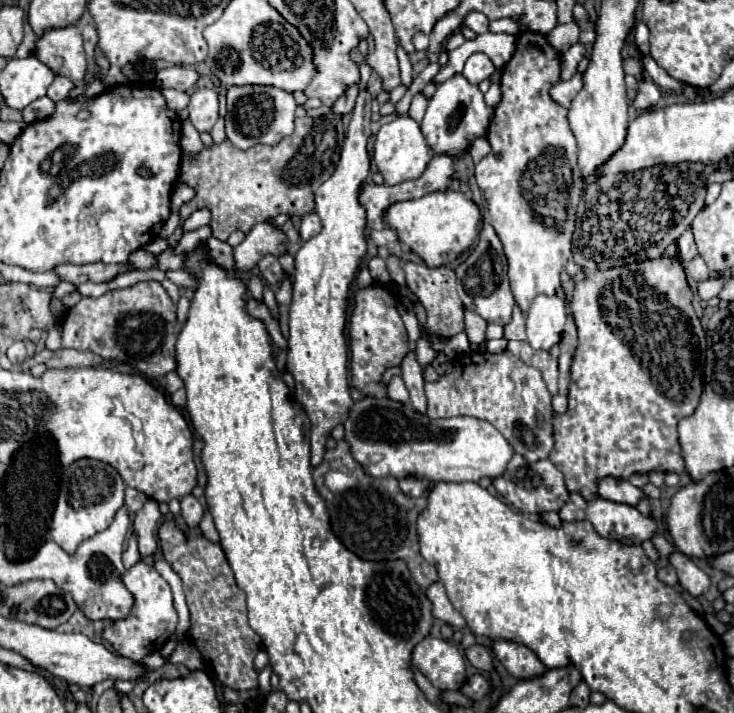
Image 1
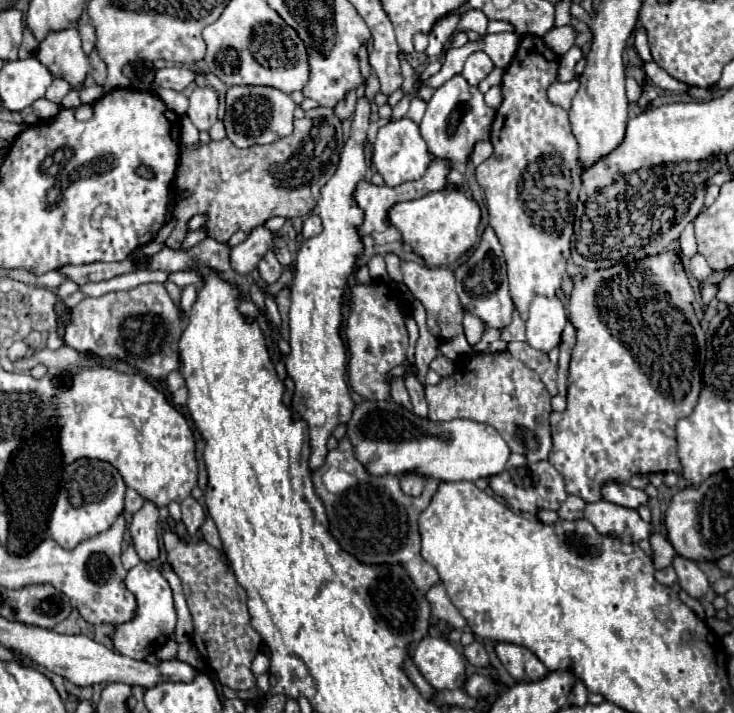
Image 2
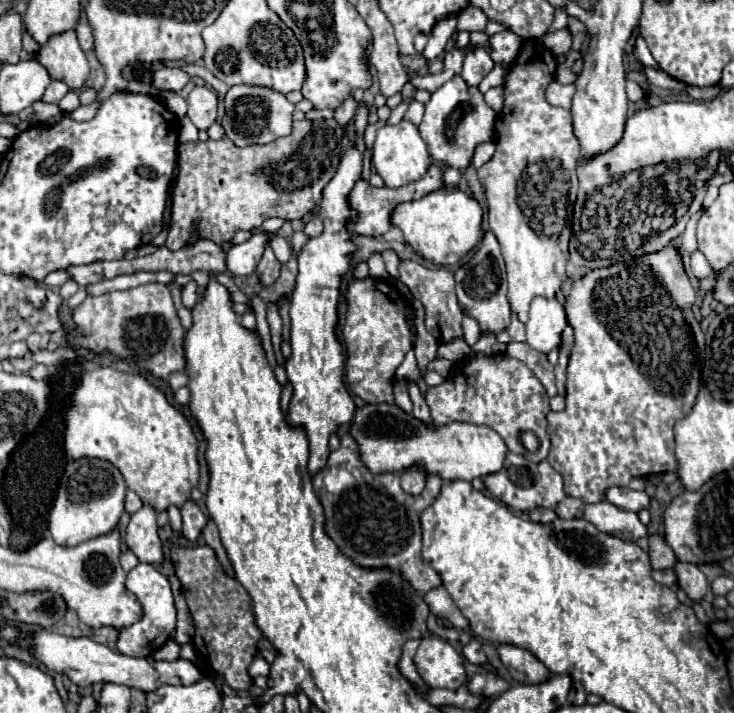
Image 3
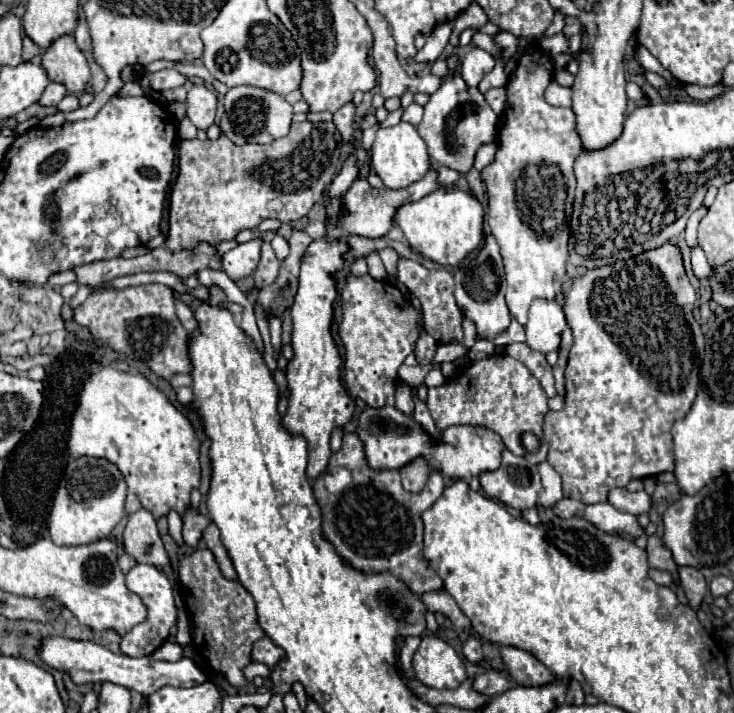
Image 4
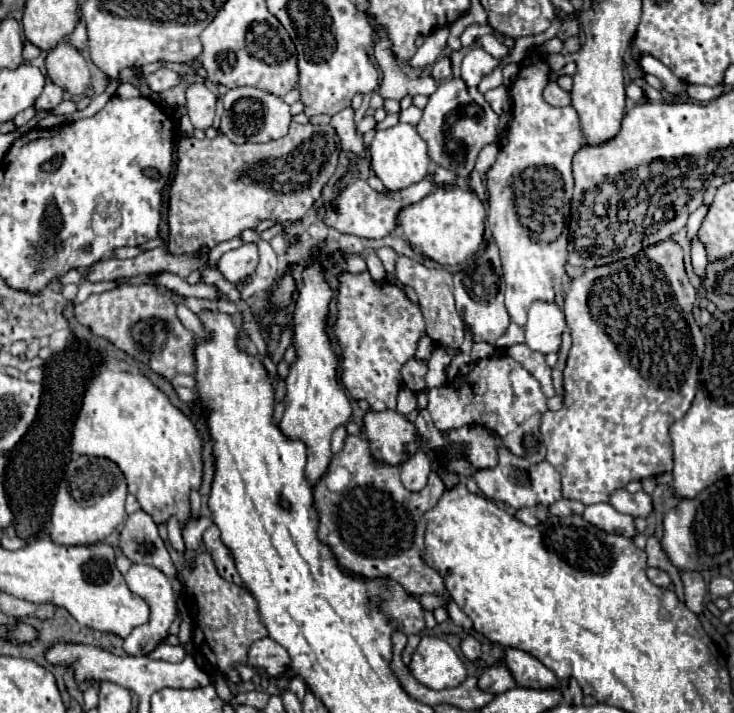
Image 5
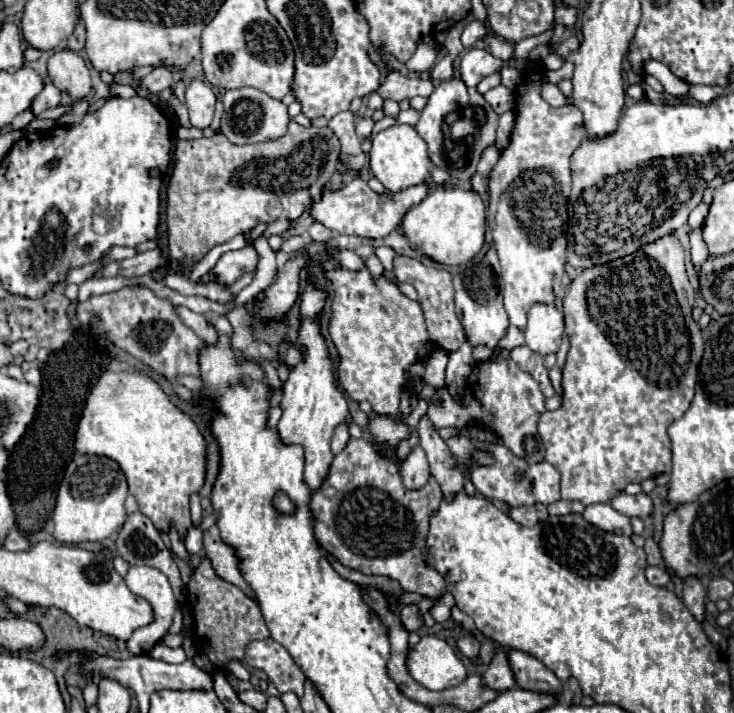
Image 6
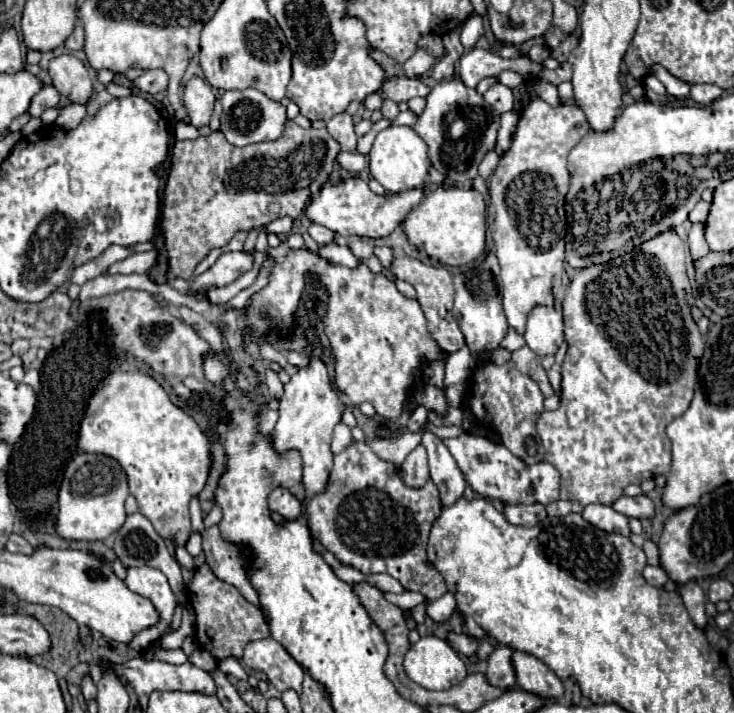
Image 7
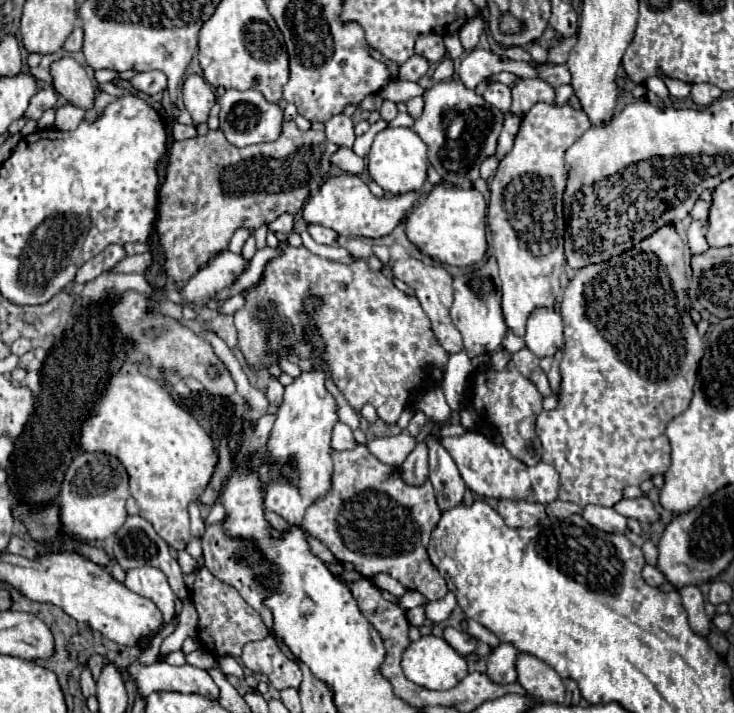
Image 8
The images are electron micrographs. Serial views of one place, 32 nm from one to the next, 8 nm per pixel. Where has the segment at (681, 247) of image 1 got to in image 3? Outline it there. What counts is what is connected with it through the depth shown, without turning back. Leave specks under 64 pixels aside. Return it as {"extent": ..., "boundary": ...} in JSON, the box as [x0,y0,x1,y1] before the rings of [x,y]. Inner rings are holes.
{"extent":[682,208,704,252],"boundary":[[[704,208],[700,210],[700,212],[696,212],[690,220],[688,220],[688,226],[686,226],[686,230],[684,230],[684,234],[682,234],[682,244],[684,244],[684,248],[688,250],[688,252],[694,252],[696,250],[696,224],[698,224],[698,218],[704,214]]]}

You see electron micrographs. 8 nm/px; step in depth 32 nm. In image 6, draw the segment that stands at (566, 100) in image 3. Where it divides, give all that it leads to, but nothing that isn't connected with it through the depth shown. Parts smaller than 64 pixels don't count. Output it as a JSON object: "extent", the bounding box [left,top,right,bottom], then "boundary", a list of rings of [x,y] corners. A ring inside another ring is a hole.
{"extent":[540,82,566,106],"boundary":[[[544,82],[540,94],[542,94],[542,98],[544,98],[550,106],[564,106],[564,104],[566,104],[566,98],[564,98],[564,94],[558,90],[556,84]]]}

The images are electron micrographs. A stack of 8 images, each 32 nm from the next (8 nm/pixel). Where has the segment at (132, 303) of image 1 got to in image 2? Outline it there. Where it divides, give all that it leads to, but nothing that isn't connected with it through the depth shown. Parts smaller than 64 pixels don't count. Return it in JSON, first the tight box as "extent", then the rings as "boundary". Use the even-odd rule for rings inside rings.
{"extent":[64,284,182,378],"boundary":[[[140,284],[126,292],[84,298],[72,308],[72,322],[66,326],[64,344],[102,358],[112,356],[124,360],[152,378],[166,378],[172,370],[180,370],[178,340],[182,330],[178,308],[164,284]]]}

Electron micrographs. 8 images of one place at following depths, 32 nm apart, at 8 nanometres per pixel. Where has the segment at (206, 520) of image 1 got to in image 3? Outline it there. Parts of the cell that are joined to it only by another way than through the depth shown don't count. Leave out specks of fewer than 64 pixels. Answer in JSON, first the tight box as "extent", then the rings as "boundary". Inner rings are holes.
{"extent":[202,520,234,576],"boundary":[[[210,520],[208,524],[206,524],[206,528],[202,530],[202,538],[204,538],[204,542],[216,552],[216,556],[218,556],[218,560],[220,560],[220,564],[224,566],[224,572],[228,574],[228,576],[234,576],[234,570],[232,570],[232,564],[230,564],[230,560],[228,560],[228,556],[226,556],[226,550],[224,550],[224,546],[222,546],[222,542],[220,542],[220,536],[218,536],[218,528],[216,528],[216,524]]]}

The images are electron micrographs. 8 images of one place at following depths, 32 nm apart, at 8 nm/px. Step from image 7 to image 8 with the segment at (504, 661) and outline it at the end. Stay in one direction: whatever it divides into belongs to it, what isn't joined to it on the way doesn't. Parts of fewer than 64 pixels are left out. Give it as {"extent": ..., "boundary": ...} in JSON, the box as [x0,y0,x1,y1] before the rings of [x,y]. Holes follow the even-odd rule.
{"extent":[488,644,520,684],"boundary":[[[500,644],[488,658],[488,676],[498,684],[516,682],[516,660],[520,650],[514,644]]]}

